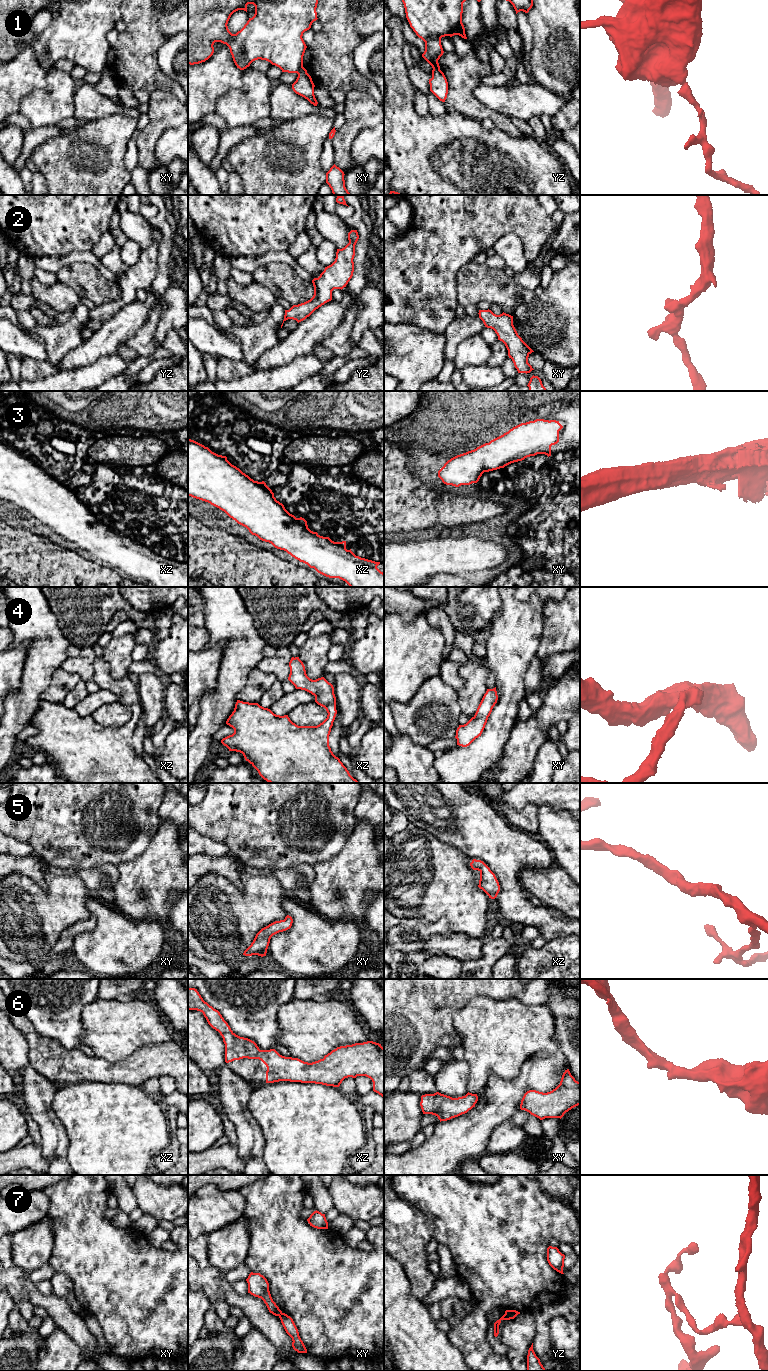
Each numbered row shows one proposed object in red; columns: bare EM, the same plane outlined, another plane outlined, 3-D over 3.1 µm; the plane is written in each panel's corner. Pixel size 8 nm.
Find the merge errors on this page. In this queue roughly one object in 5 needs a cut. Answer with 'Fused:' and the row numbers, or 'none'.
Fused: 1, 7

